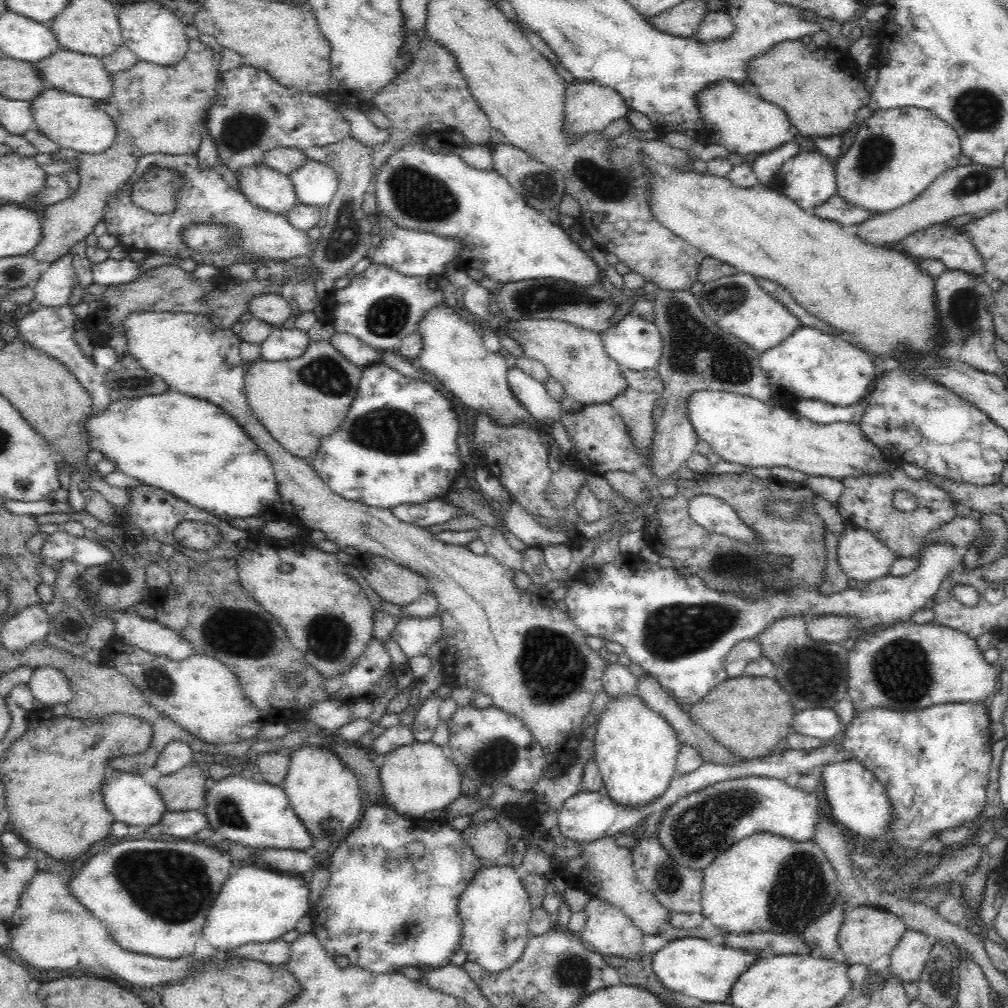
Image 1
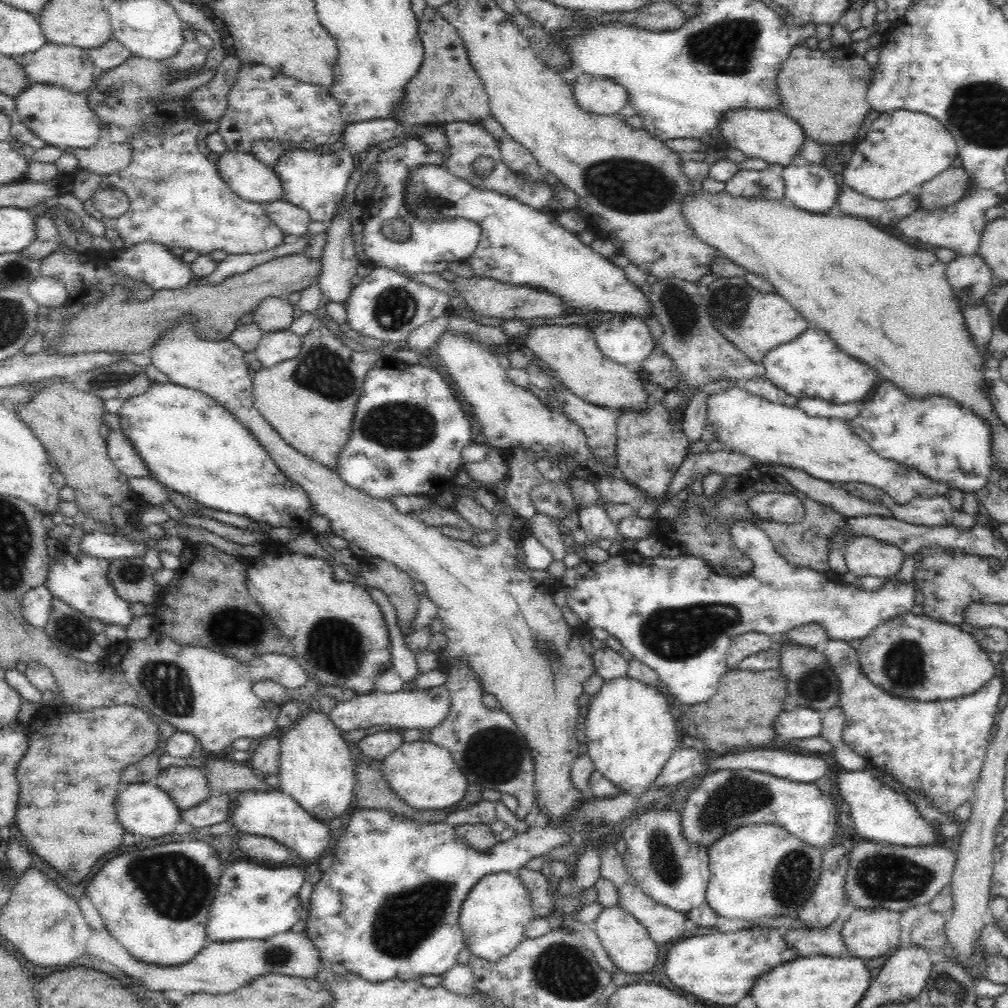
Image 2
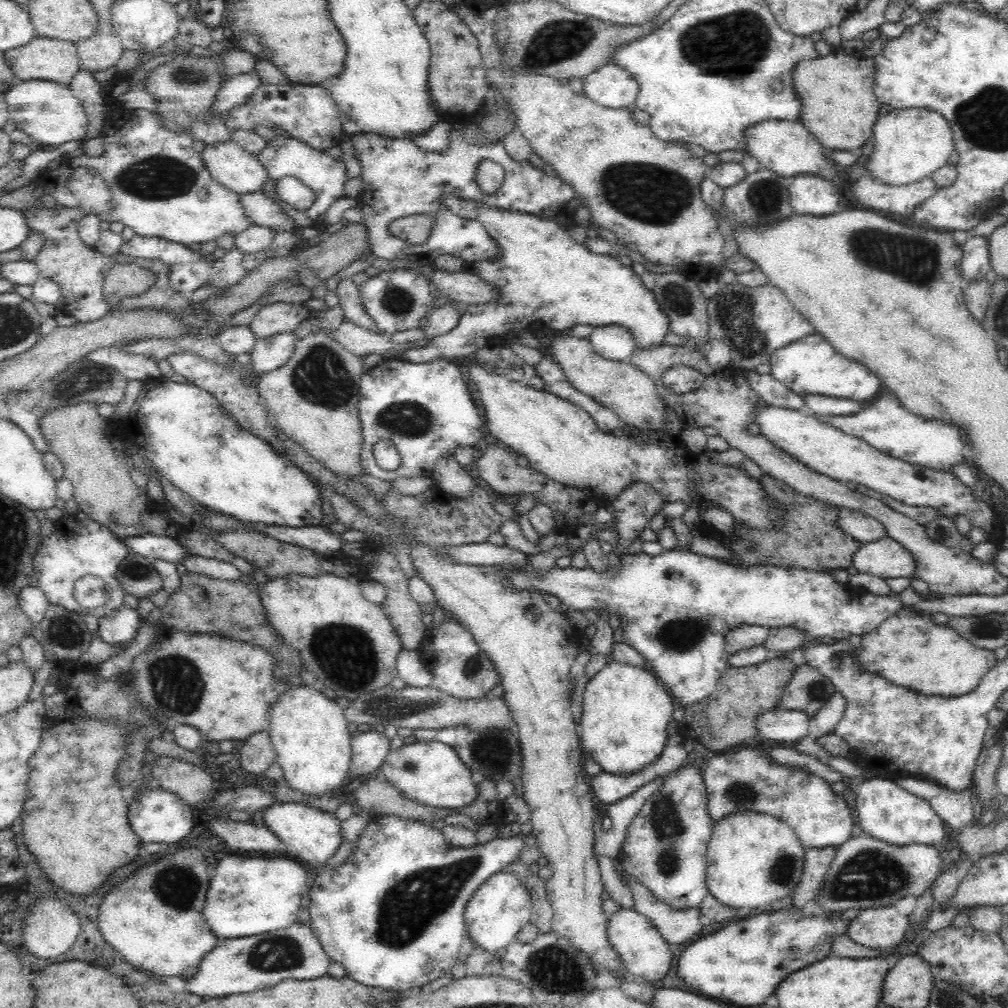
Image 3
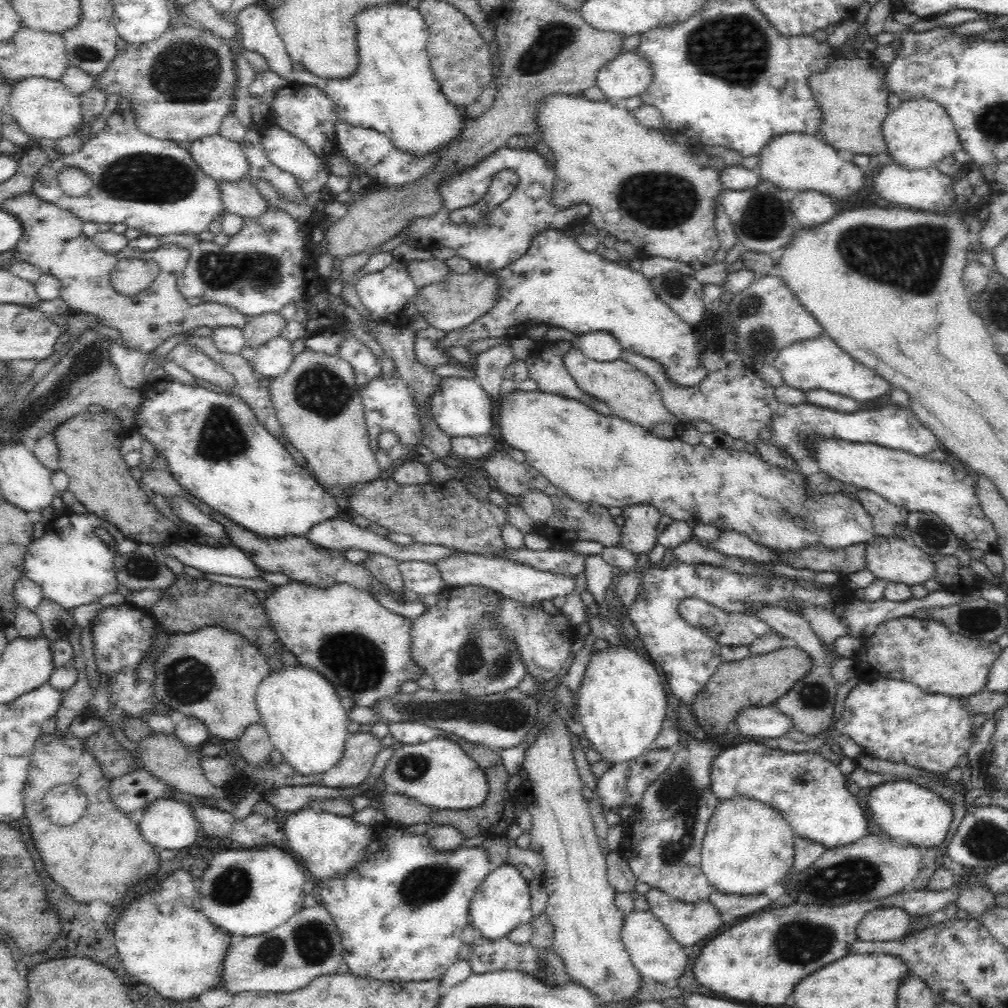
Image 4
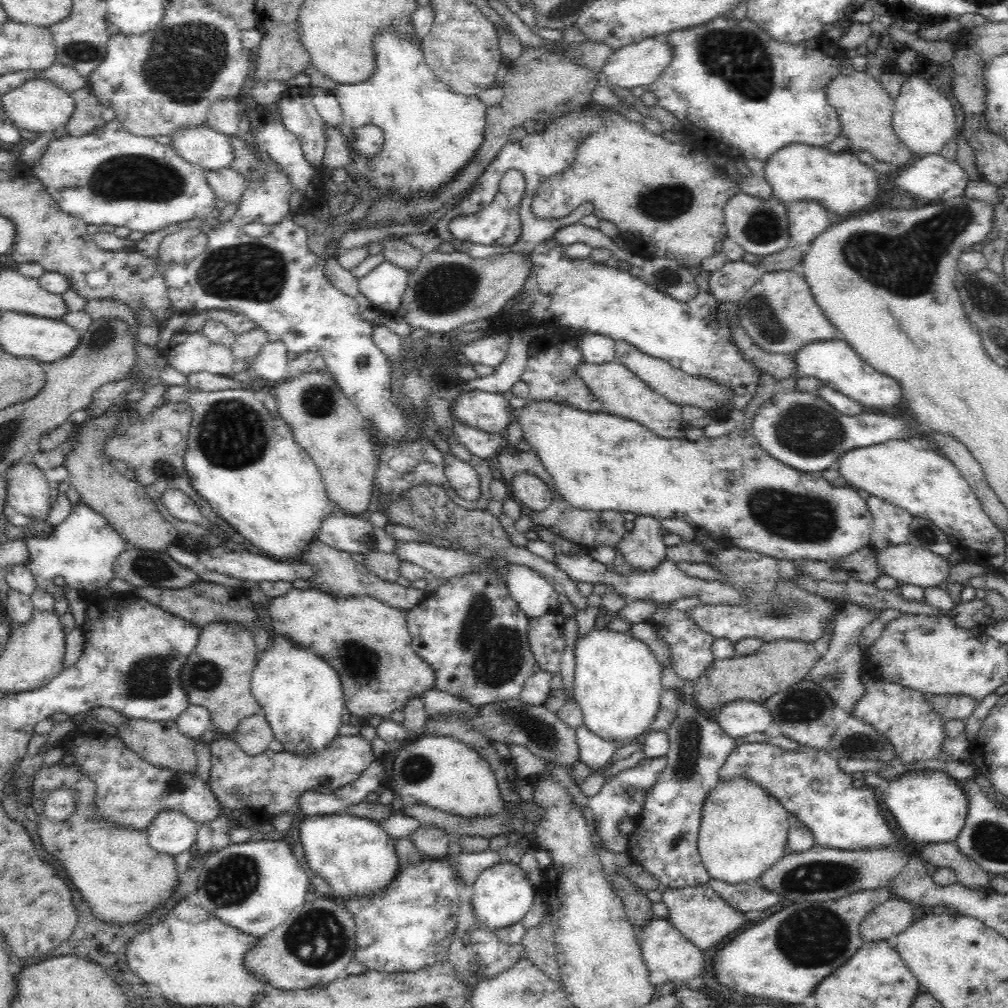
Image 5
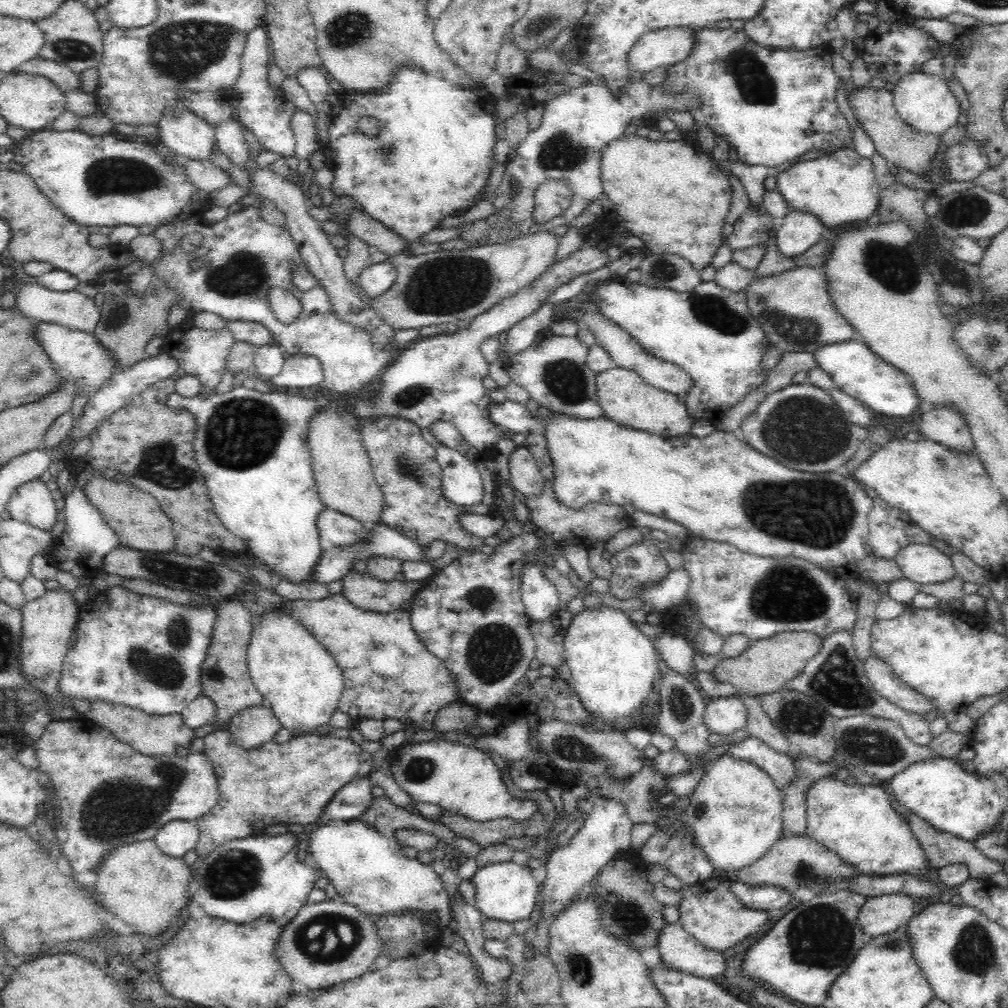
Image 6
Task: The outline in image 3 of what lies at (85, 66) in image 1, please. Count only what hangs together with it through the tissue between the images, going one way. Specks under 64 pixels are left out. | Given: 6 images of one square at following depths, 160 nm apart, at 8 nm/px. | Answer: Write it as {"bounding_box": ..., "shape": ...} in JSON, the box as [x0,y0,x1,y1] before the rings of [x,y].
{"bounding_box":[4,37,82,86],"shape":[[[34,37],[24,46],[4,51],[5,59],[11,66],[15,78],[27,80],[51,80],[52,82],[69,86],[73,76],[82,69],[80,57],[77,55],[75,43],[44,37]]]}

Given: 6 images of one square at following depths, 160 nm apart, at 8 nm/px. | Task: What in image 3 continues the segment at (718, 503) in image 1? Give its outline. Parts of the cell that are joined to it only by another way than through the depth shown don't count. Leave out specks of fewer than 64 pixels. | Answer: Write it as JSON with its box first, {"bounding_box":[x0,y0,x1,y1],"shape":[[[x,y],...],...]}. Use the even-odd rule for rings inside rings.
{"bounding_box":[507,549,905,706],"shape":[[[666,549],[662,551],[659,555],[648,555],[644,552],[637,554],[624,553],[619,556],[619,565],[609,565],[604,572],[598,572],[594,570],[590,565],[584,568],[577,567],[564,567],[560,568],[558,566],[552,567],[550,572],[546,575],[538,575],[532,569],[528,571],[512,571],[507,574],[507,581],[517,588],[522,590],[522,588],[535,588],[542,593],[554,594],[560,598],[563,606],[566,610],[577,610],[580,612],[586,612],[588,610],[595,610],[599,616],[609,616],[609,619],[615,623],[616,626],[622,628],[623,641],[630,647],[636,649],[644,658],[648,664],[648,669],[652,671],[654,676],[660,680],[661,684],[670,692],[672,698],[678,704],[682,706],[690,706],[694,703],[699,703],[700,700],[710,696],[712,692],[716,690],[718,686],[720,677],[723,675],[723,671],[729,667],[728,654],[725,649],[725,636],[729,630],[734,628],[740,628],[742,625],[748,626],[758,626],[766,628],[768,630],[772,628],[782,628],[784,626],[795,627],[806,632],[808,638],[819,636],[829,636],[834,640],[846,639],[849,636],[855,634],[856,636],[865,635],[867,632],[874,630],[884,622],[888,620],[890,616],[894,616],[901,608],[905,605],[900,599],[900,595],[895,591],[890,591],[884,596],[878,596],[872,593],[862,593],[860,594],[860,589],[855,589],[849,581],[841,583],[836,581],[830,572],[818,572],[813,570],[806,570],[804,568],[790,568],[786,566],[776,566],[775,564],[758,564],[752,566],[736,566],[727,565],[718,561],[717,559],[710,558],[709,556],[704,556],[703,554],[696,554],[692,551],[686,549]],[[674,568],[676,572],[680,572],[680,578],[678,580],[672,580],[668,576],[668,570]]]}

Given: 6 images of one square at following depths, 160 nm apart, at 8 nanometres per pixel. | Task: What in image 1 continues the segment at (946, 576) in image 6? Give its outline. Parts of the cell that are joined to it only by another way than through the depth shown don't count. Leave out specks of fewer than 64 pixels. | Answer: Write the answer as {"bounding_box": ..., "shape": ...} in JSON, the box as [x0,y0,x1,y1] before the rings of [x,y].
{"bounding_box":[836,526,896,582],"shape":[[[846,526],[837,537],[836,561],[847,578],[858,582],[888,575],[896,555],[870,531]]]}

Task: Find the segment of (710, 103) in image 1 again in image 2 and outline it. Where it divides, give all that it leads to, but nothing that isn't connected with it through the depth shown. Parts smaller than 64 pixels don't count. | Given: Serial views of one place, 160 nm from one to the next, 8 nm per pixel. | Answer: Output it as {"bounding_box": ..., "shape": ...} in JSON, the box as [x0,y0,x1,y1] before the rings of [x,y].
{"bounding_box":[720,108,805,166],"shape":[[[736,108],[724,112],[720,118],[720,135],[728,148],[738,149],[747,158],[761,158],[769,164],[786,166],[795,161],[796,152],[804,143],[805,132],[802,127],[780,110],[763,108]]]}

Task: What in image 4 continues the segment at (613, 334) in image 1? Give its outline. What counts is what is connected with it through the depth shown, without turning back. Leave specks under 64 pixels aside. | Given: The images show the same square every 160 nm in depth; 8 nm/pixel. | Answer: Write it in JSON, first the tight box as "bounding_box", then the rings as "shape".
{"bounding_box":[571,330,624,362],"shape":[[[600,330],[584,333],[571,344],[580,348],[580,351],[588,356],[588,359],[598,360],[599,362],[618,360],[624,350],[611,332]]]}

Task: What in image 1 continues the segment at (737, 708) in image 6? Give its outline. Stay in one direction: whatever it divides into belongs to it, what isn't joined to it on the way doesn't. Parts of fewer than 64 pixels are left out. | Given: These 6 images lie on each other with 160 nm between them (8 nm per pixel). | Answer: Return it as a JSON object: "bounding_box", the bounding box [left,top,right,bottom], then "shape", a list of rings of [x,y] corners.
{"bounding_box":[791,708,845,742],"shape":[[[807,708],[794,715],[791,728],[804,736],[829,742],[840,737],[845,726],[833,708]]]}

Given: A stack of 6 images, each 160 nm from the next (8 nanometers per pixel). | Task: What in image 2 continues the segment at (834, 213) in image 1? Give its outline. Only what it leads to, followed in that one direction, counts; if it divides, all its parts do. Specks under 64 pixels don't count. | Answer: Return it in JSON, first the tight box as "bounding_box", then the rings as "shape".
{"bounding_box":[837,186,916,225],"shape":[[[842,186],[837,196],[840,212],[844,216],[862,218],[878,224],[895,225],[900,219],[910,216],[916,210],[914,192],[888,200],[874,200],[856,193],[848,186]]]}

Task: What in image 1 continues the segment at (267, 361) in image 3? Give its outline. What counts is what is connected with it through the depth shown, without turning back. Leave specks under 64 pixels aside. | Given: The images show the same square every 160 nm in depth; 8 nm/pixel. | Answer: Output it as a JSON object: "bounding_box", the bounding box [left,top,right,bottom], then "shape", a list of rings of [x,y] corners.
{"bounding_box":[261,327,310,362],"shape":[[[296,327],[274,328],[270,336],[261,342],[261,358],[270,362],[299,358],[308,350],[310,341],[307,332]]]}

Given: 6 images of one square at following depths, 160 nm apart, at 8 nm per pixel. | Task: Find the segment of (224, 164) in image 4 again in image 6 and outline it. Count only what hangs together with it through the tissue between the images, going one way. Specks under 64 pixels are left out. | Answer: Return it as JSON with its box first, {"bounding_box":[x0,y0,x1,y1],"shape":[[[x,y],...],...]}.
{"bounding_box":[157,108,218,160],"shape":[[[174,108],[174,110],[166,112],[167,119],[164,116],[162,118],[164,120],[160,120],[157,124],[160,142],[176,155],[182,155],[192,160],[206,160],[210,159],[212,153],[218,151],[214,126],[196,116],[196,113],[190,109]]]}

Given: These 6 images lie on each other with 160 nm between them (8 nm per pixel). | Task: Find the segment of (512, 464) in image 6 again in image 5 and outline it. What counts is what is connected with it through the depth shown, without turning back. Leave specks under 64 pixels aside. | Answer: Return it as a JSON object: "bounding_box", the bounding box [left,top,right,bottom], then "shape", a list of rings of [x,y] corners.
{"bounding_box":[512,472,553,512],"shape":[[[522,472],[512,482],[512,498],[520,502],[525,510],[542,512],[550,506],[553,496],[547,485],[532,474]]]}

